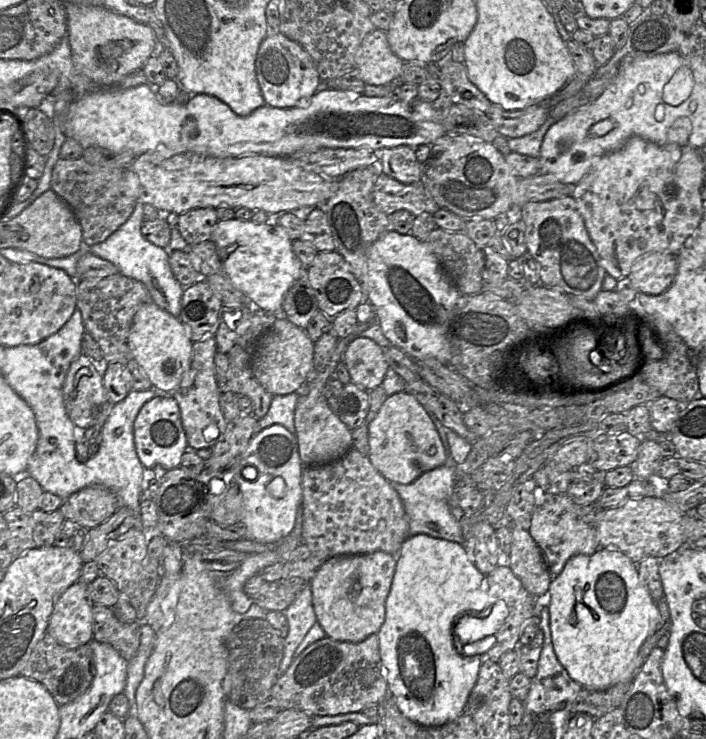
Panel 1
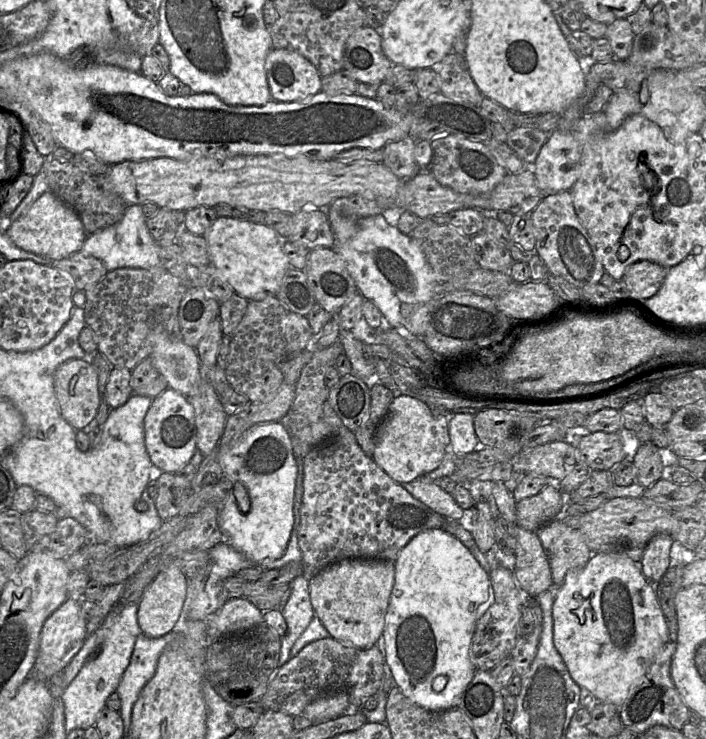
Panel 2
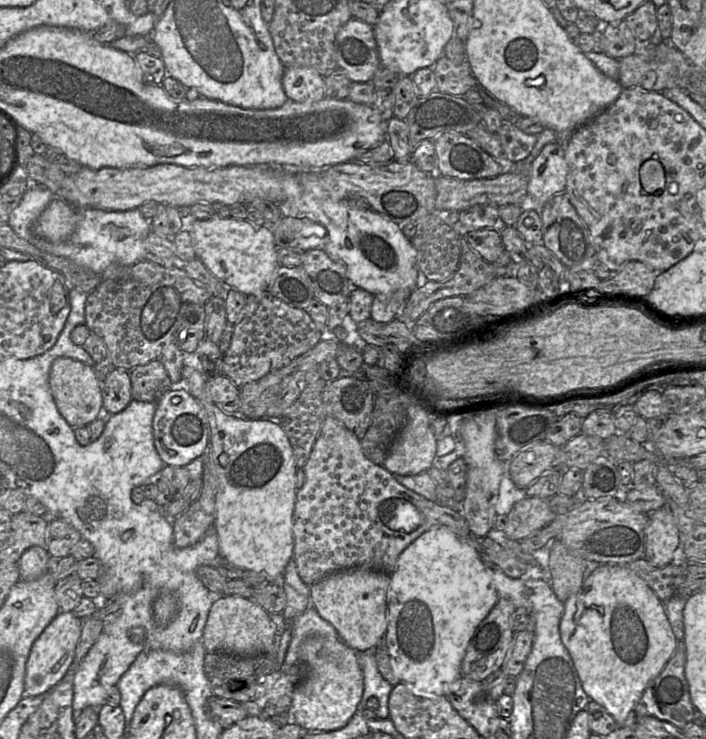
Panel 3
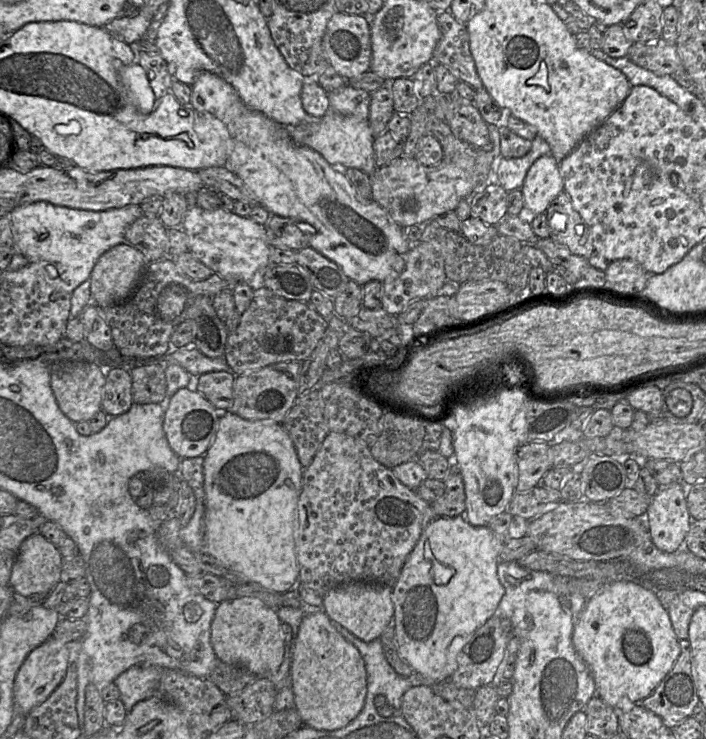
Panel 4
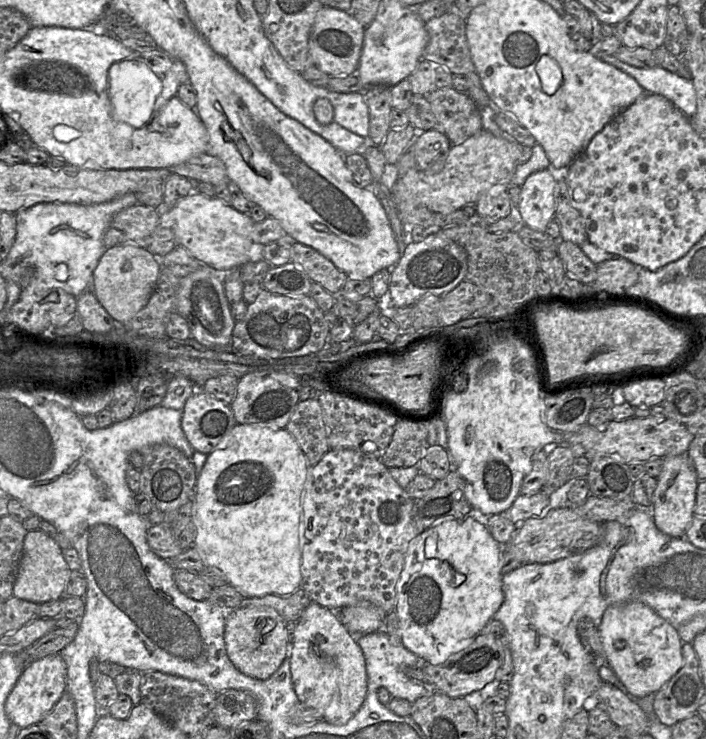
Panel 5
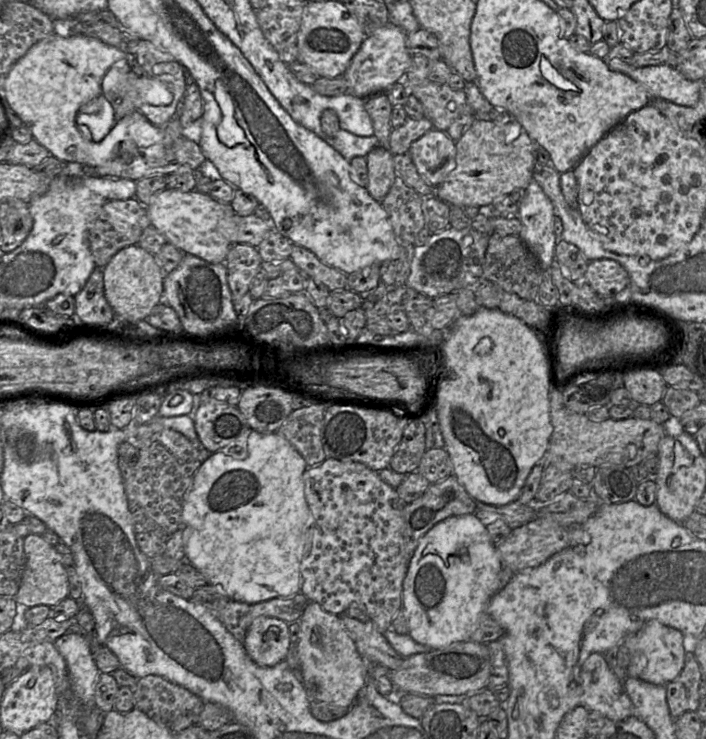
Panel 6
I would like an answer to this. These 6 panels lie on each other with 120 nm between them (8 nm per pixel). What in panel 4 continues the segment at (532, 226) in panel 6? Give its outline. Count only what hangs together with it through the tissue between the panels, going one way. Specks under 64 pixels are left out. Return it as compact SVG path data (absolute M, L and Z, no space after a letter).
M550 154L539 157L529 168L521 187L524 207L533 215L546 213L551 202L564 191L564 182L560 174L559 163Z

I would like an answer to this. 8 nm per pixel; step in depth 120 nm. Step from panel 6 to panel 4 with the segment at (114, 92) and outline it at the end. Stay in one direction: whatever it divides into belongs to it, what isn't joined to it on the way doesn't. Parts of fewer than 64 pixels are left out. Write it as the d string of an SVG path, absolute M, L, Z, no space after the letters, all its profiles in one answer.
M132 63L120 67L119 75L130 102L139 112L151 113L154 110L155 94L144 68Z

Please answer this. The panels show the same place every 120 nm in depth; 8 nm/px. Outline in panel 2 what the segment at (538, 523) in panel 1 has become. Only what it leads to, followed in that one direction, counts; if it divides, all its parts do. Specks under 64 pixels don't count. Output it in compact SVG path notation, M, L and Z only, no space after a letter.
M554 519L536 531L548 558L554 586L563 584L567 572L581 569L593 555L579 529Z

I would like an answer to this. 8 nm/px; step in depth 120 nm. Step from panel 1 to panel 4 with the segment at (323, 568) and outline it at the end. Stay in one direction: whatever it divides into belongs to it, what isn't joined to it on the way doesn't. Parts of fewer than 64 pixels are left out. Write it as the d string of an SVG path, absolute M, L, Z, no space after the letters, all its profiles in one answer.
M354 581L338 585L323 596L323 609L337 622L364 642L380 638L394 618L392 588L377 583Z

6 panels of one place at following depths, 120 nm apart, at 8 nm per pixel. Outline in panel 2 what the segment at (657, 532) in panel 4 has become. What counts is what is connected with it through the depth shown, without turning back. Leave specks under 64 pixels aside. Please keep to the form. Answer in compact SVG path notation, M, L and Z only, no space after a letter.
M661 533L647 544L641 560L641 571L652 585L658 585L667 572L670 563L670 550L674 538Z

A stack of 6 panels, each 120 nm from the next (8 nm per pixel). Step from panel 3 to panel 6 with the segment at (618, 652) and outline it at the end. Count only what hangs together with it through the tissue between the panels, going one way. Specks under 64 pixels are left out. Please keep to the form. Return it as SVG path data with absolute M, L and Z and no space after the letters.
M650 620L625 639L630 651L641 651L647 658L647 665L639 675L643 681L666 685L685 665L684 634L678 629Z

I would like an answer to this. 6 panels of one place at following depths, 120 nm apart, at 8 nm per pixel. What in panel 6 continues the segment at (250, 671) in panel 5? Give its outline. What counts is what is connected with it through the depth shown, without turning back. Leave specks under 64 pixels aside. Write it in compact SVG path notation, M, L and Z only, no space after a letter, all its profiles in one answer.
M260 616L248 628L242 644L258 666L273 667L286 659L290 649L289 624Z

